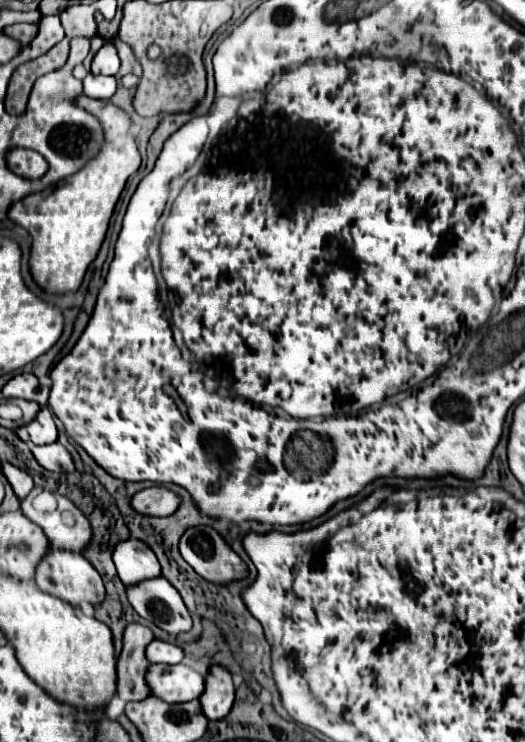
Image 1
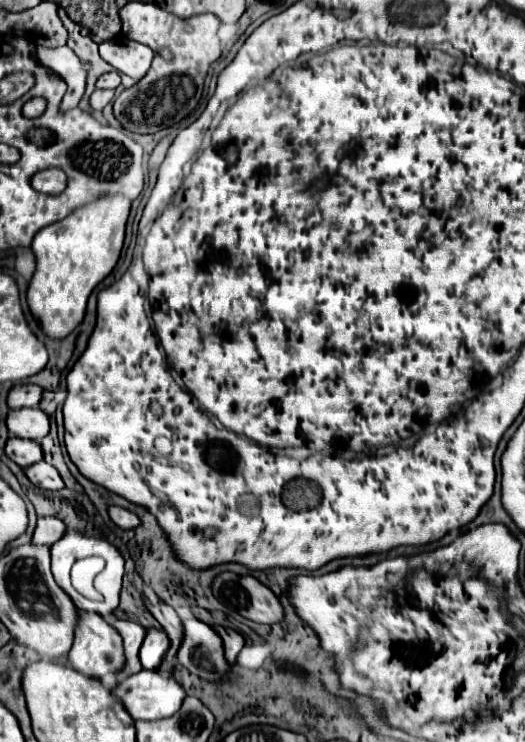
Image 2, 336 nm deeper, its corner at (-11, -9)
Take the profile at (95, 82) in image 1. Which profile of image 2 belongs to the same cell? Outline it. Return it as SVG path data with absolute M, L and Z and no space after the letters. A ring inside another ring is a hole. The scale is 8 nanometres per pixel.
M96 89L96 91L90 95L90 107L92 107L94 111L102 111L104 105L106 105L112 97L114 97L114 91L100 91L100 89Z

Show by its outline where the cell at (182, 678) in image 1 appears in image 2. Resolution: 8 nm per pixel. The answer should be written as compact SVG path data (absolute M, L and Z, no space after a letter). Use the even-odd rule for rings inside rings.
M140 671L126 677L112 689L112 695L122 701L124 709L134 721L172 717L186 697L184 689L174 677L160 675L158 671Z

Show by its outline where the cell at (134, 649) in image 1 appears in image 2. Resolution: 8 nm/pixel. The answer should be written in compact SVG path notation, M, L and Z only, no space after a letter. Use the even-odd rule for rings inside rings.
M114 615L108 617L108 623L112 623L112 627L120 633L120 637L124 639L124 651L126 651L126 669L116 677L116 681L122 681L122 677L126 675L132 675L132 673L138 673L142 669L140 665L140 659L138 659L138 649L144 641L144 635L146 635L146 629L140 627L138 623L132 623L132 621L122 621L122 619L116 619Z

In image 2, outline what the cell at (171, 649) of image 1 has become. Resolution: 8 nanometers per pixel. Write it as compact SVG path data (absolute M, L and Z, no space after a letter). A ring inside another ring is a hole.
M148 629L144 643L140 647L140 661L144 669L156 669L164 659L170 641L162 629Z

